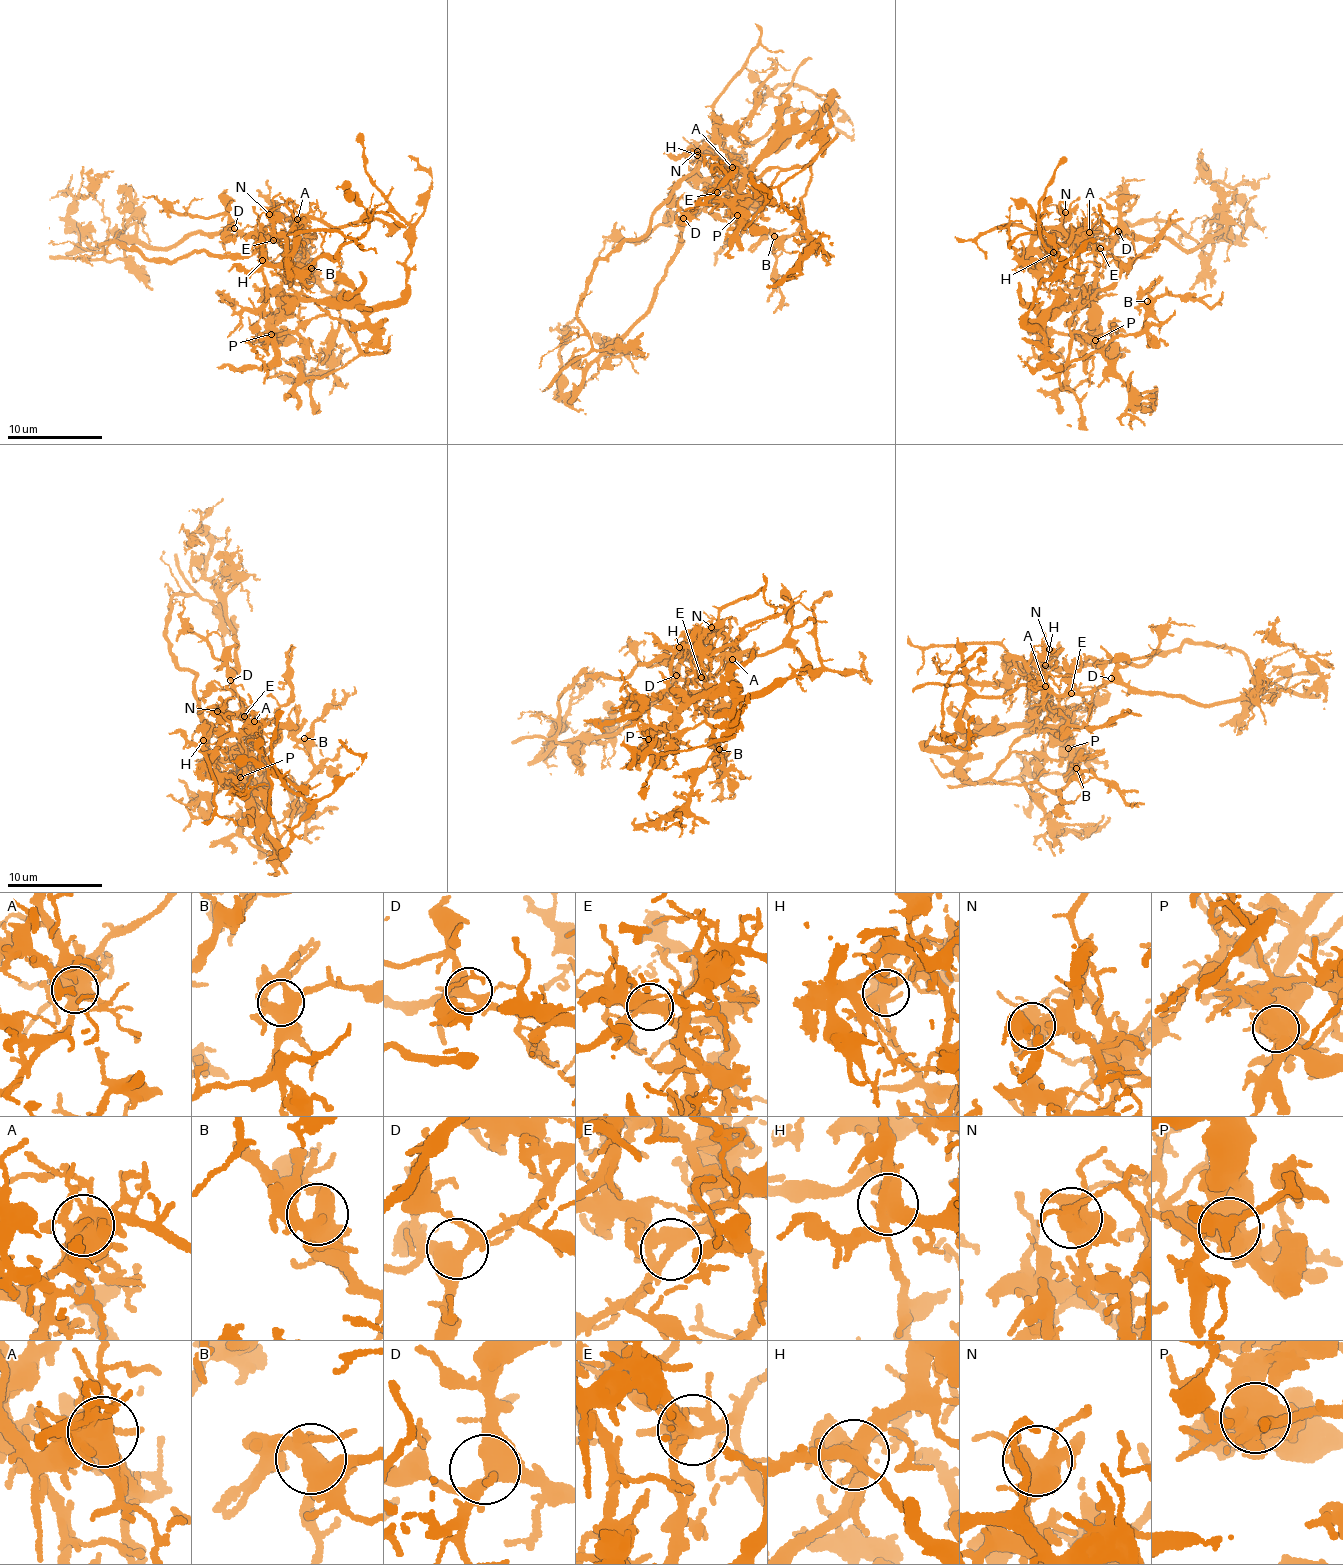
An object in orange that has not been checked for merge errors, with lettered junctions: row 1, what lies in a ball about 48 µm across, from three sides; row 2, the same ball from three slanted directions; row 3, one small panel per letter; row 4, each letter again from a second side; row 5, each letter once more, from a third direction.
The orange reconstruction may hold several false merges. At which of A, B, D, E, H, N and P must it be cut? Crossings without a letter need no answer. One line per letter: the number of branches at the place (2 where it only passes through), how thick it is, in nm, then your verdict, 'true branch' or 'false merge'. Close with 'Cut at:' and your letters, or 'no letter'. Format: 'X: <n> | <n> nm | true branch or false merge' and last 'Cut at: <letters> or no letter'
A: 6 | 600 nm | false merge
B: 4 | 480 nm | true branch
D: 6 | 460 nm | true branch
E: 7 | 400 nm | false merge
H: 5 | 420 nm | false merge
N: 7 | 480 nm | true branch
P: 4 | 750 nm | false merge
Cut at: A, E, H, P

